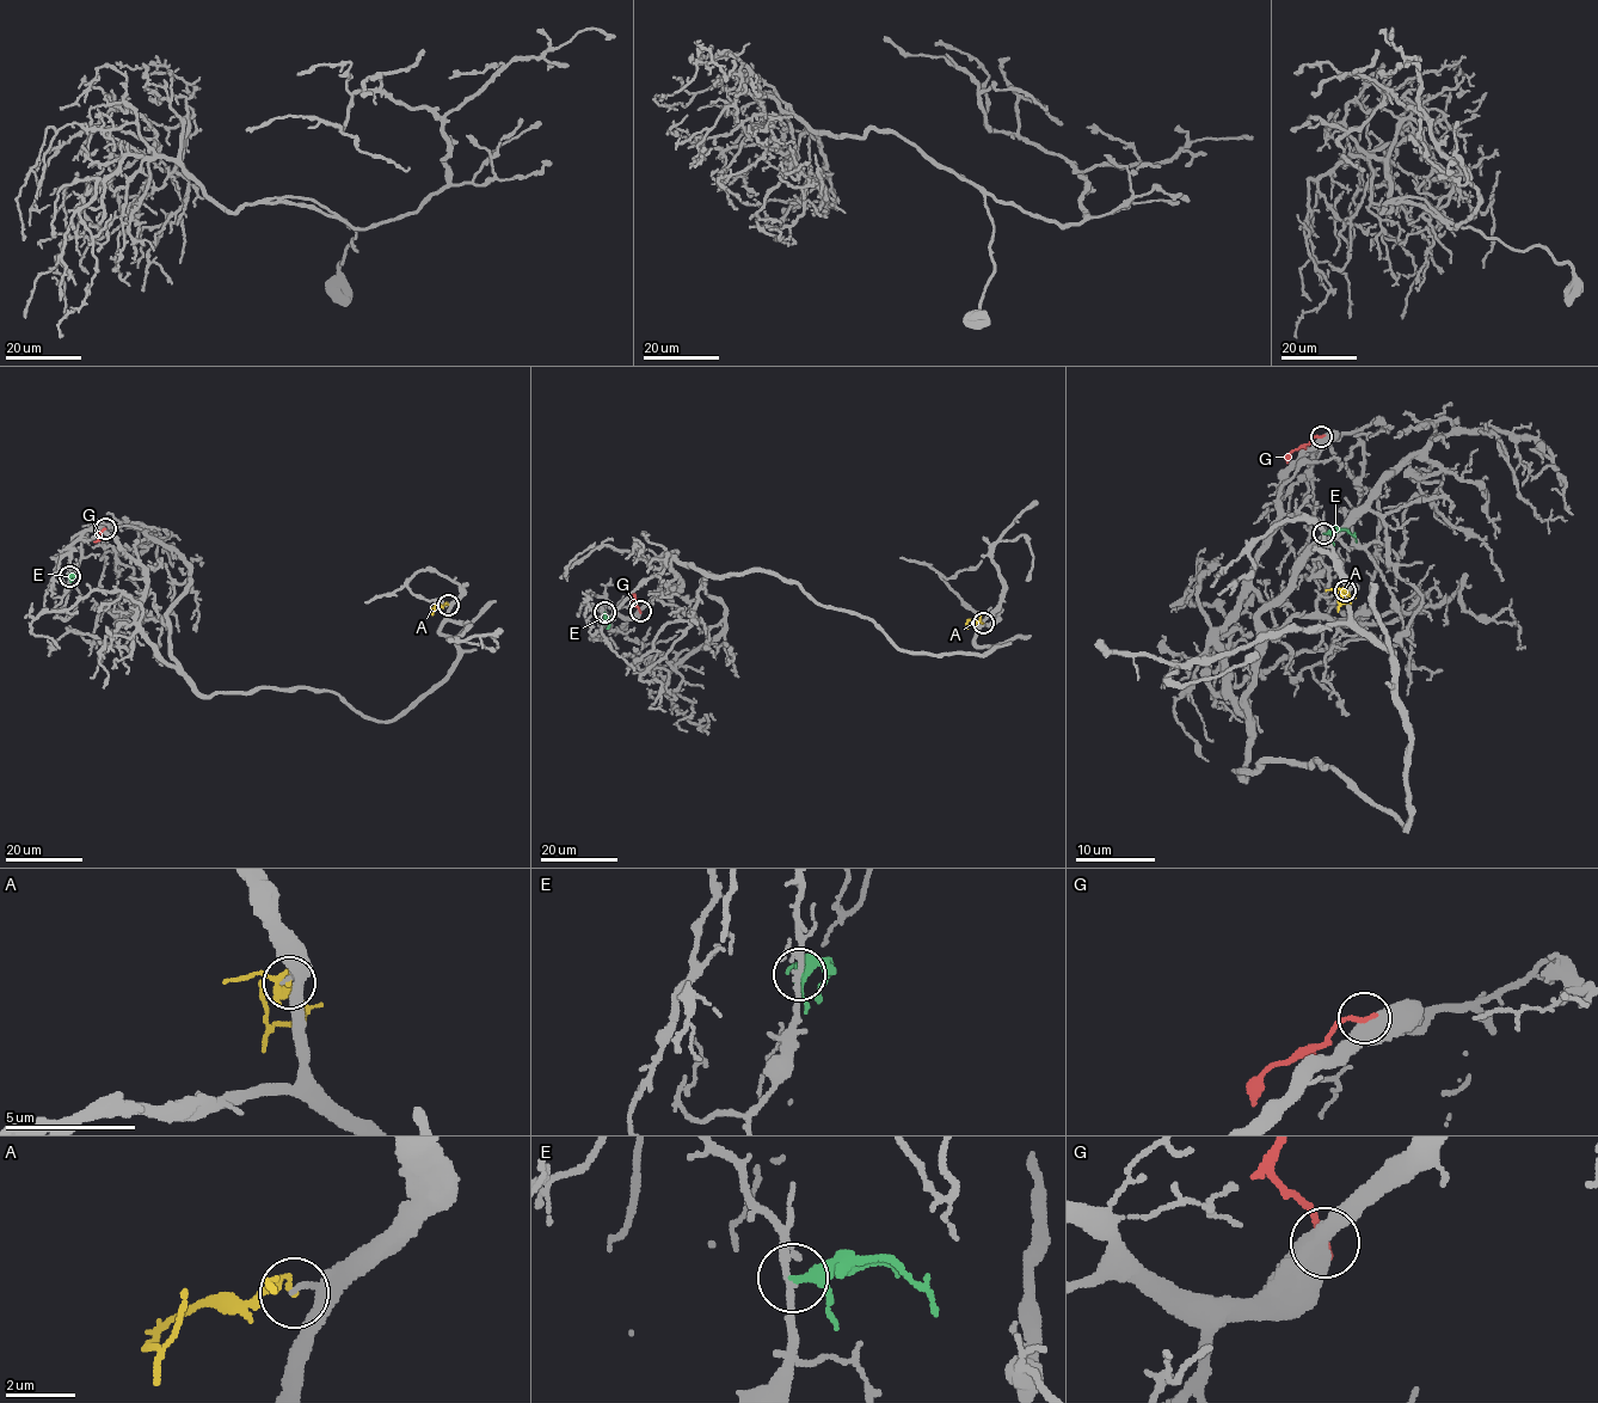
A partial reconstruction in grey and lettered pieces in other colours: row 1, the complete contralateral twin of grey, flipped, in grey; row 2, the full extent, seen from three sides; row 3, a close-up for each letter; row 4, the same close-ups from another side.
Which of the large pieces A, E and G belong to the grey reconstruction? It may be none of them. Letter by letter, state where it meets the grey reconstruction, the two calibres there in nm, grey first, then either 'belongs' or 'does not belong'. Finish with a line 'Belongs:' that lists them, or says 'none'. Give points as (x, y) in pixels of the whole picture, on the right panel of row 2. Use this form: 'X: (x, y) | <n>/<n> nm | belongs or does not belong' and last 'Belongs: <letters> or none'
A: (1345, 590) | 140/110 nm | does not belong
E: (1323, 533) | 200/240 nm | does not belong
G: (1321, 436) | 650/200 nm | does not belong
Belongs: none

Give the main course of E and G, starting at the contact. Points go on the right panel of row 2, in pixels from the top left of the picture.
E: (1325, 533), (1346, 528), (1356, 543)
G: (1320, 435), (1290, 453), (1286, 463)

